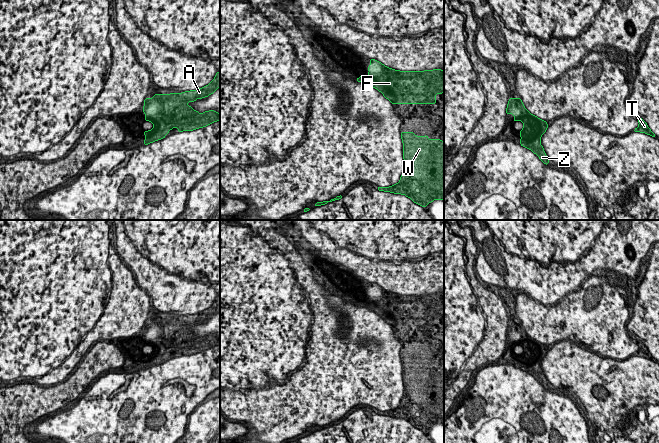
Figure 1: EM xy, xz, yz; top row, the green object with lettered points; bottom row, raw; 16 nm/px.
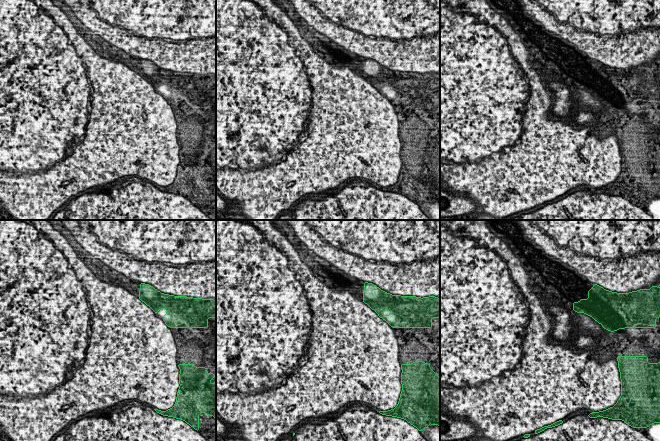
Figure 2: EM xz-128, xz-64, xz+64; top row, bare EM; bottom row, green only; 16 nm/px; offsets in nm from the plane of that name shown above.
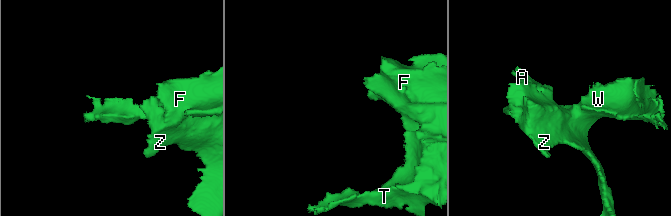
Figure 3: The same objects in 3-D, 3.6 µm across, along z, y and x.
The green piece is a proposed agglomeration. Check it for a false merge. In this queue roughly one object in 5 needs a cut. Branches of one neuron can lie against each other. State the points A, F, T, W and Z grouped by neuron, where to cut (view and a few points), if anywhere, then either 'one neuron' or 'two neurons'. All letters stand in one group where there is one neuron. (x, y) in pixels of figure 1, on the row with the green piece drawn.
A F T W Z | no cut | one neuron

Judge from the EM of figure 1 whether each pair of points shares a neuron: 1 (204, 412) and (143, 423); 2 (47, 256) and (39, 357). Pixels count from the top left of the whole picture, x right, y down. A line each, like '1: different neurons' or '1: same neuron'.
1: different neurons
2: same neuron

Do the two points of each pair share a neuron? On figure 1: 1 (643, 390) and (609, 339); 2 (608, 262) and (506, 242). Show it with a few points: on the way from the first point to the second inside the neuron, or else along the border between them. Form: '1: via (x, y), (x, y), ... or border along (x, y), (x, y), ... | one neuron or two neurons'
1: border along (600, 355), (620, 360), (625, 360), (630, 356) | two neurons
2: via (583, 242), (531, 242) | one neuron

